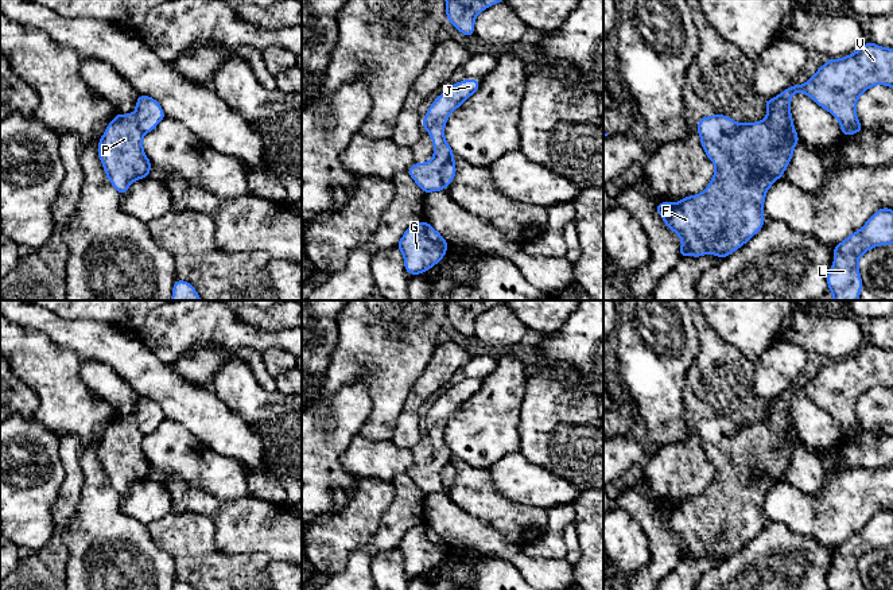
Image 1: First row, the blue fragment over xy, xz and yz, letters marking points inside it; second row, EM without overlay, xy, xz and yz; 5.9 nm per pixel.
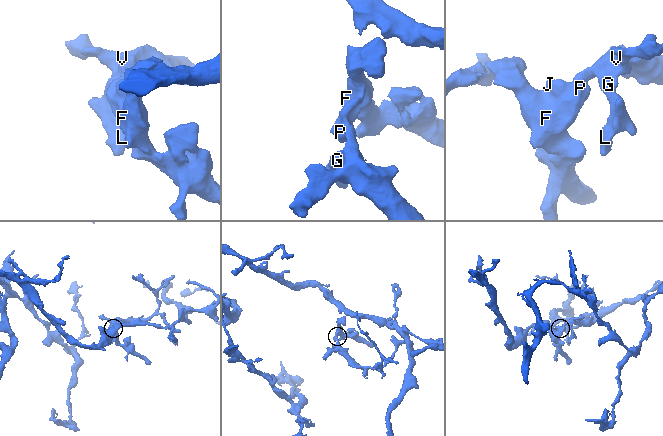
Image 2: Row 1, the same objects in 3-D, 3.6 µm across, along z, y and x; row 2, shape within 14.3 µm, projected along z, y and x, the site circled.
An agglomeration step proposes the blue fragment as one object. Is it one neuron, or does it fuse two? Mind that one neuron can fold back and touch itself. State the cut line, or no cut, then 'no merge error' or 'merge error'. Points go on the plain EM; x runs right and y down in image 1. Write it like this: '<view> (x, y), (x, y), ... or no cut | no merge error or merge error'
xz (453, 460), (442, 473), (445, 489) | merge error

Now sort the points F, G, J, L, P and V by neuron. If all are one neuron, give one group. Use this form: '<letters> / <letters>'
F J P / G L V

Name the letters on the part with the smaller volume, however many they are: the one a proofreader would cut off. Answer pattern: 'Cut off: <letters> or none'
Cut off: G, L, V

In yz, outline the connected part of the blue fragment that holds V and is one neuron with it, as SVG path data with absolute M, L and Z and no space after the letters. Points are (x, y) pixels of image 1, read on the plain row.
M869 343L847 358L827 361L805 385L795 385L779 397L762 404L768 411L762 423L776 431L793 427L789 407L792 397L796 393L801 393L812 400L820 409L828 412L839 423L843 438L854 436L863 432L855 414L857 403L863 393L875 387L893 389L893 350L881 349Z

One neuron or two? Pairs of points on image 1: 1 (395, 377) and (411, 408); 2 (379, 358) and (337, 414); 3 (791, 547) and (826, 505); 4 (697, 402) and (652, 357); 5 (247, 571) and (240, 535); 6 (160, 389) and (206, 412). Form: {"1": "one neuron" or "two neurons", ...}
{"1": "two neurons", "2": "two neurons", "3": "two neurons", "4": "two neurons", "5": "two neurons", "6": "one neuron"}

